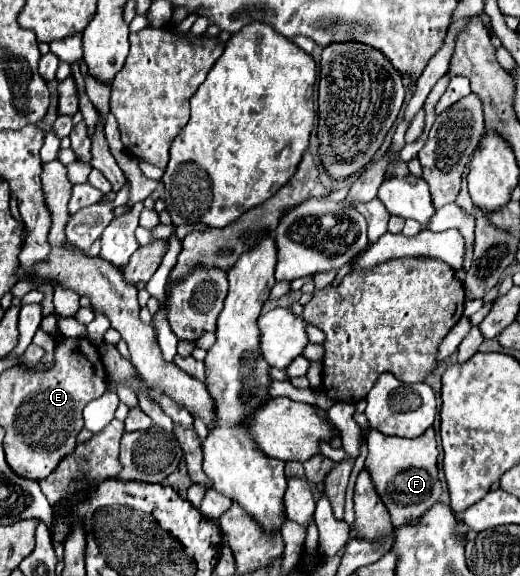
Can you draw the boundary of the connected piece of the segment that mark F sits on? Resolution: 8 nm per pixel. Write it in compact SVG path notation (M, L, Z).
M430 428L420 438L400 438L386 436L382 432L370 430L368 434L368 458L364 468L370 472L370 478L392 514L392 526L402 526L410 518L420 518L432 504L440 500L442 482L438 478L438 448L436 434Z

